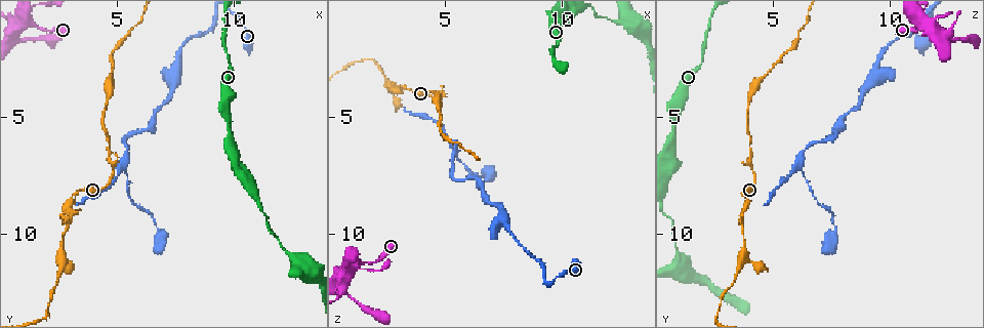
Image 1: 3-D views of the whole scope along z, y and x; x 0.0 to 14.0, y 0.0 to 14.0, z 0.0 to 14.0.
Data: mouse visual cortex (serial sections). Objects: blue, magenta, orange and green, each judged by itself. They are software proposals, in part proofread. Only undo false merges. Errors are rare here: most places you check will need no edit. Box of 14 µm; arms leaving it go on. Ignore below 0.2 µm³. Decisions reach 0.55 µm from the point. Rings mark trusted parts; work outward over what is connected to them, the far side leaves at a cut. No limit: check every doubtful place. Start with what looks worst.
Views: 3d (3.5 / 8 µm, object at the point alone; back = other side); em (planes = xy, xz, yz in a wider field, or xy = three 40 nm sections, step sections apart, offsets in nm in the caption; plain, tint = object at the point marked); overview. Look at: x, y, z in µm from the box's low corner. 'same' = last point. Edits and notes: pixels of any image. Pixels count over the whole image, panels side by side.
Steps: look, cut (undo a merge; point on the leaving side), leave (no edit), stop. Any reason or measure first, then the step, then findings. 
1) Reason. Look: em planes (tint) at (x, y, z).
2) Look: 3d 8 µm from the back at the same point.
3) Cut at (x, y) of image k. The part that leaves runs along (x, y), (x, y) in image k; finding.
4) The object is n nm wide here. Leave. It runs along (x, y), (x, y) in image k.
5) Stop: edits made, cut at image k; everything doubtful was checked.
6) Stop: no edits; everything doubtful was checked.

Sharp bend. Look: 3d 8 µm at (5.3, 5.9, 7.6).

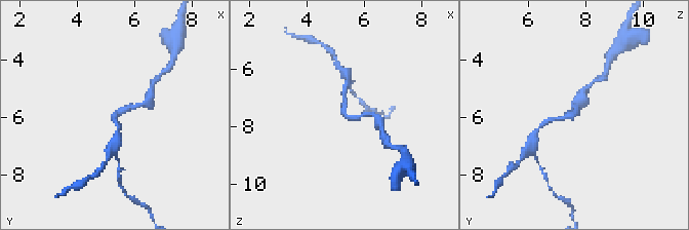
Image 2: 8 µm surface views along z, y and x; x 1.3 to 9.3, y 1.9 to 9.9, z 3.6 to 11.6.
Look: 3d 3.5 µm at (5.4, 5.9, 7.7).

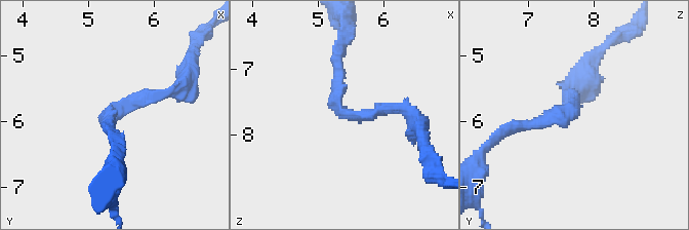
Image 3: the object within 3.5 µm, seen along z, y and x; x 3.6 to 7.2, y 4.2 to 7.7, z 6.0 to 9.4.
Leave. It runs along (404, 109), (348, 115), (337, 107), (337, 49) in image 3; one cell here.

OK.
A narrow waist. Look: 3d 3.5 µm at (5.4, 7.6, 6.3).

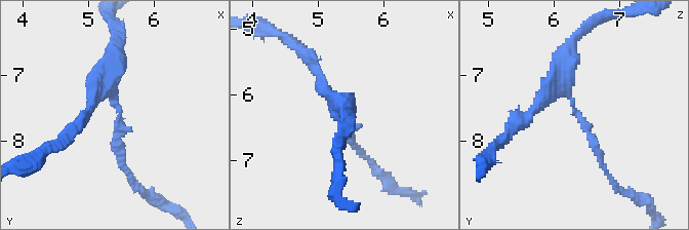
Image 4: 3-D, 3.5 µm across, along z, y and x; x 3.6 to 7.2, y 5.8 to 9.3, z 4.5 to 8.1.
Leave. It runs along (571, 45), (563, 86), (605, 168) in image 4; one cell here.

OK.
Thin neck. Look: 3d 3.5 µm at (9.7, 2.4, 2.1).

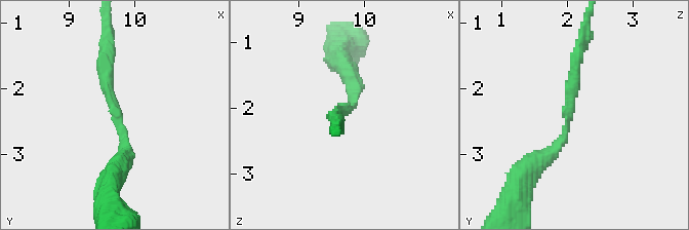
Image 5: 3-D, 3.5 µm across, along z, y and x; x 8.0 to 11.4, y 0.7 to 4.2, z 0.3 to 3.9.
Look: em planes (tint) at (9.75, 2.45, 2.00).

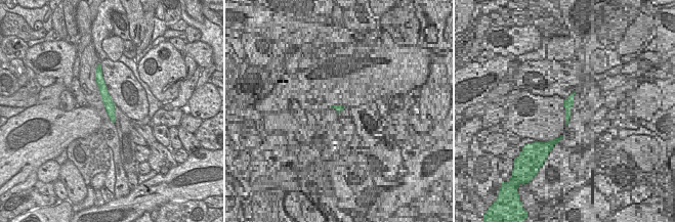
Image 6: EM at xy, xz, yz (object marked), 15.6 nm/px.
Leave. It runs along (526, 173), (566, 131), (576, 53) in image 5; one cell here.

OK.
Stop: no edits; everything doubtful was checked.

